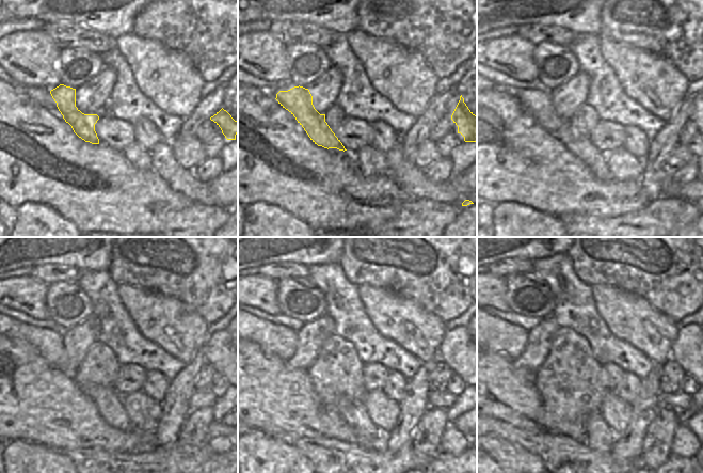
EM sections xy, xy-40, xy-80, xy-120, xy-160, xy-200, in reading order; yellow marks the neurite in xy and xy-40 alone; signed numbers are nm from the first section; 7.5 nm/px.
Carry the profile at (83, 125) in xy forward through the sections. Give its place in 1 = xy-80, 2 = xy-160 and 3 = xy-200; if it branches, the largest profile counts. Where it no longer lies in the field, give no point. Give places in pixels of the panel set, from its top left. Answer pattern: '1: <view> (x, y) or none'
1: xy-80 (538, 103)
2: xy-160 (275, 339)
3: xy-200 (499, 336)

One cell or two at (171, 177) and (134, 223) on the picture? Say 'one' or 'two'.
two

